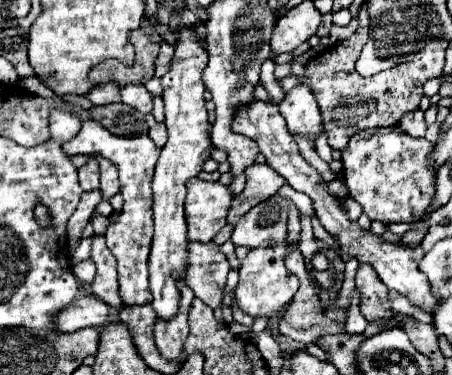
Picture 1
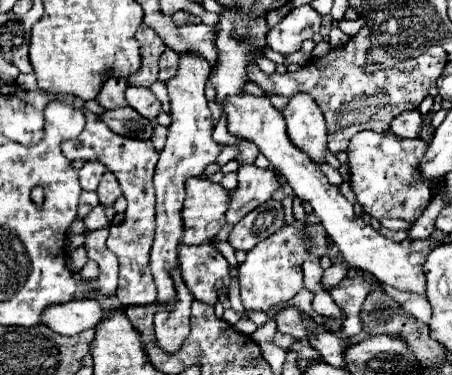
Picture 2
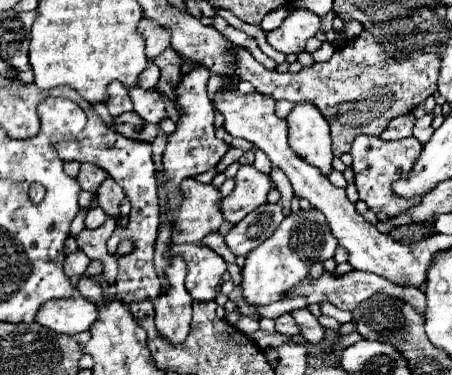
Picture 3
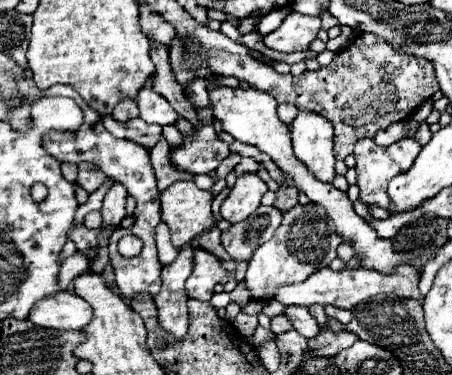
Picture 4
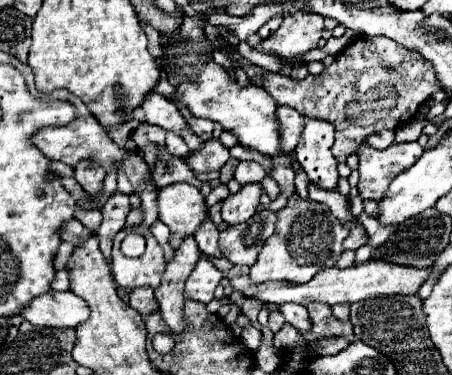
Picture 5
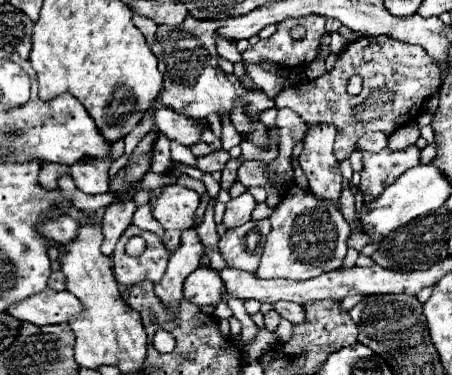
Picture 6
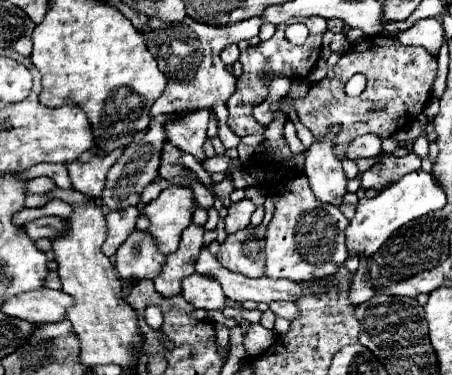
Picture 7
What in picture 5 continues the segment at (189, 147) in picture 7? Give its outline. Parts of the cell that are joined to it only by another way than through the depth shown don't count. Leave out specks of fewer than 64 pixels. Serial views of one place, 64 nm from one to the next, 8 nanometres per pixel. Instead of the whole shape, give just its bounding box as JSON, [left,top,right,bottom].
[142,92,186,132]

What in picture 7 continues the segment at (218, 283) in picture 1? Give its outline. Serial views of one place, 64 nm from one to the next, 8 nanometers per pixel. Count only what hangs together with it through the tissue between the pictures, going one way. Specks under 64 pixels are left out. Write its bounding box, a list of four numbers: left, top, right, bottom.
[182,274,226,310]

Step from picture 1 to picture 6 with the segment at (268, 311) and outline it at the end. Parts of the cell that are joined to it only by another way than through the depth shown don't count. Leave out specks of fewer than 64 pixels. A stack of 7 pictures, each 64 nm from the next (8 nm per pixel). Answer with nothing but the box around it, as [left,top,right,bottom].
[254,184,350,280]

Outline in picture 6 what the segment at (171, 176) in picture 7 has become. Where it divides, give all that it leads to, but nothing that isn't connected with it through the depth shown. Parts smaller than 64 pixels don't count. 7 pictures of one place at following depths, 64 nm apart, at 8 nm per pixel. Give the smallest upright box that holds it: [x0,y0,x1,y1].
[150,134,170,174]

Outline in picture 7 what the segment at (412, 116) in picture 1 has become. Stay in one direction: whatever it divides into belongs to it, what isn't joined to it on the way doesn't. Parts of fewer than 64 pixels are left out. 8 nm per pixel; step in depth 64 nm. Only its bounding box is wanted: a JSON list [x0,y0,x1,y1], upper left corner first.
[346,134,382,160]

